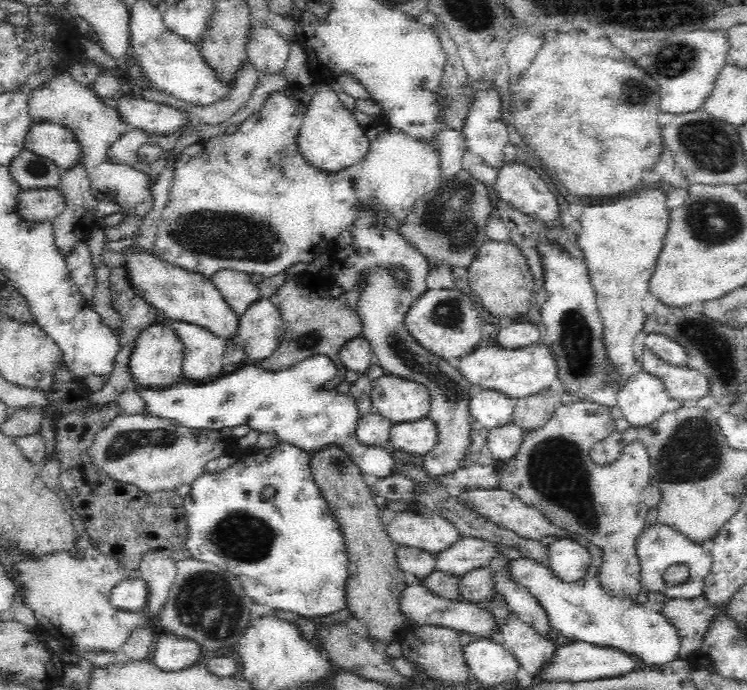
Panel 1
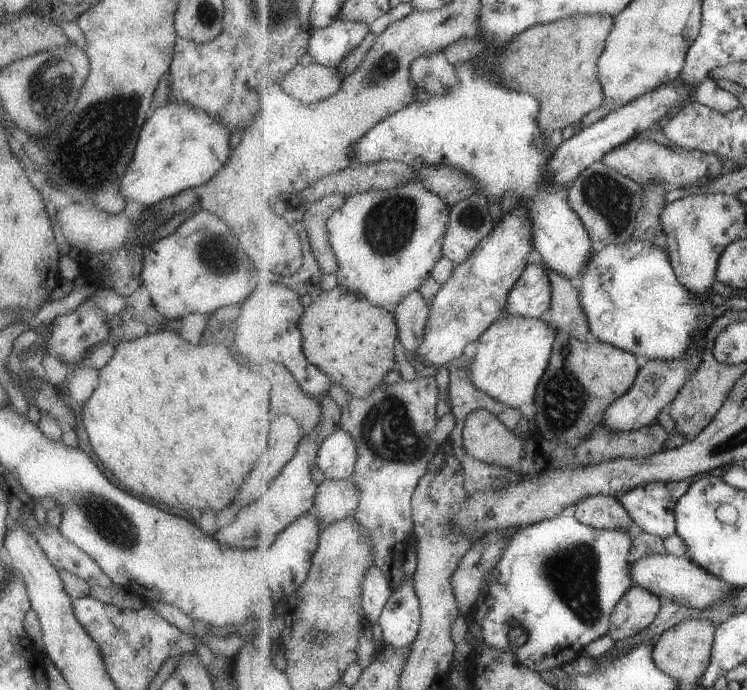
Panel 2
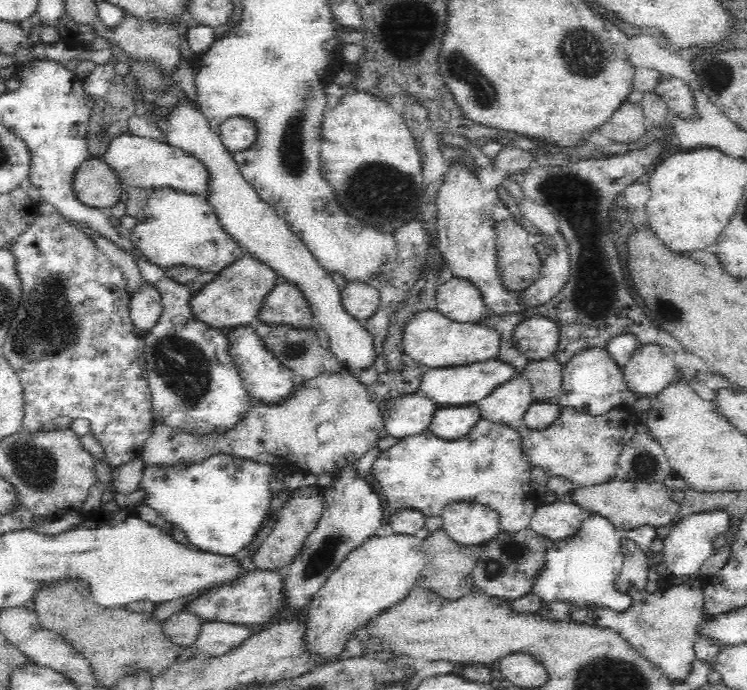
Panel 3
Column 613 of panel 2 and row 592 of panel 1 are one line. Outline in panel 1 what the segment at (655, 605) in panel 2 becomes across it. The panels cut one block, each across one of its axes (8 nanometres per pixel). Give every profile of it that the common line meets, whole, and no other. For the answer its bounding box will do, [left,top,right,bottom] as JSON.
[499,400,651,600]

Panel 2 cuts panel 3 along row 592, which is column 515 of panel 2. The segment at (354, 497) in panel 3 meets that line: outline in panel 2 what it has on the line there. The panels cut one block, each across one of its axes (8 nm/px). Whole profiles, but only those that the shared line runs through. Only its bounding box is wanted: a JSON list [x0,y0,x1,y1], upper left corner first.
[505,262,554,318]

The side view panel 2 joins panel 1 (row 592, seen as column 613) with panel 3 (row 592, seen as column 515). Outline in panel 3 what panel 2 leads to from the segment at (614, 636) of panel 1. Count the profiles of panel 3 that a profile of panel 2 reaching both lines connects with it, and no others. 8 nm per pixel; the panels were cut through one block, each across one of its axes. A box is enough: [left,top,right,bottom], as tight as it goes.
[532,514,660,612]

